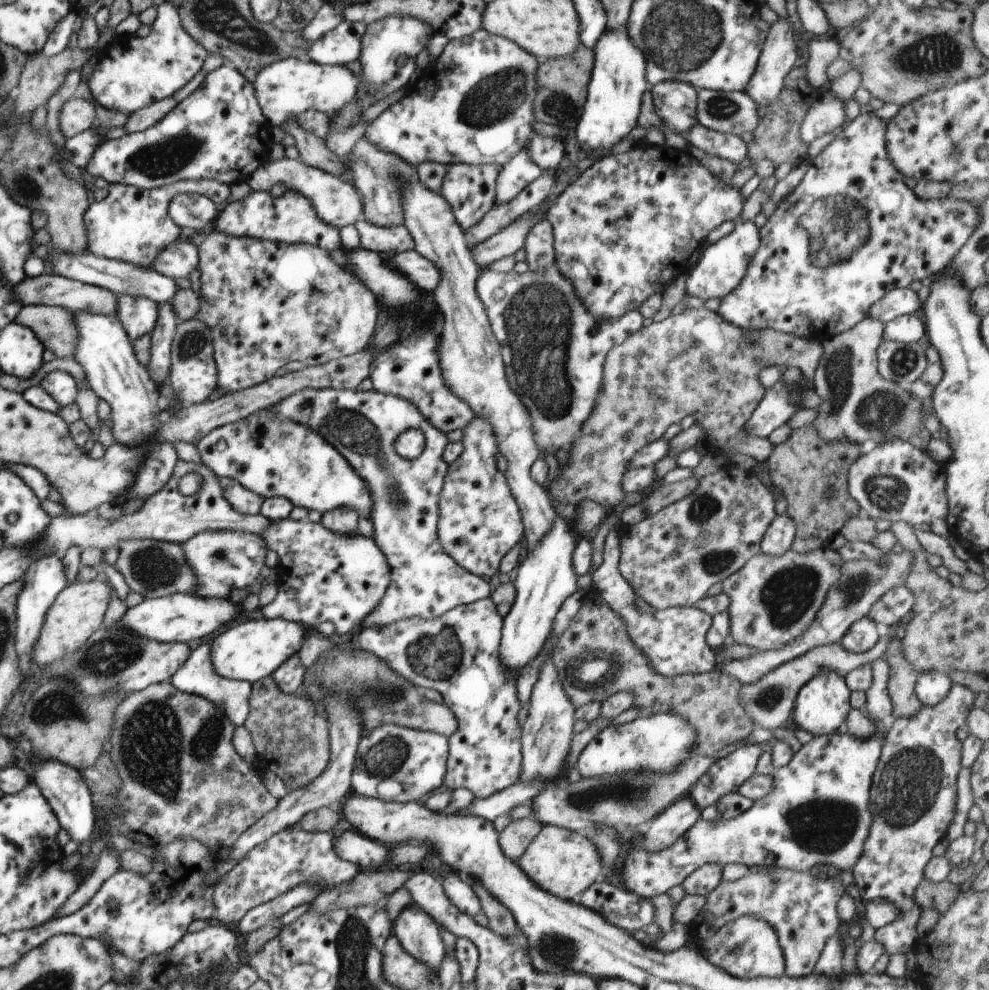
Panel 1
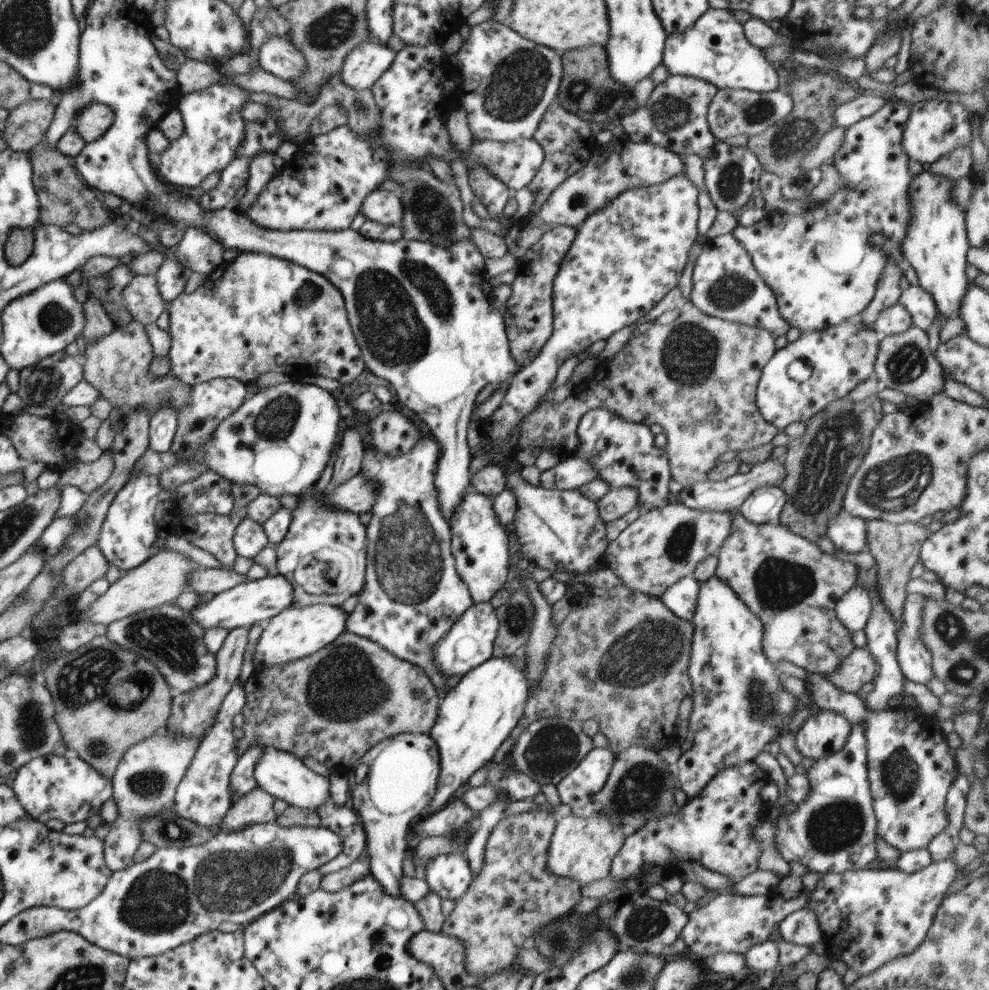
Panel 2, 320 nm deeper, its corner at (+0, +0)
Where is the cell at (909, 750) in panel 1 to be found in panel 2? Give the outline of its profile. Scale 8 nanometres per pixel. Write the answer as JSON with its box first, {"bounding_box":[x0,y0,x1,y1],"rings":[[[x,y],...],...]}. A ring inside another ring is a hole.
{"bounding_box":[805,673,958,853],"rings":[[[808,673],[805,692],[821,711],[832,711],[843,716],[851,725],[863,722],[867,740],[867,776],[873,798],[873,809],[877,820],[877,834],[900,853],[912,849],[926,849],[930,841],[947,825],[945,800],[947,792],[958,775],[956,749],[949,743],[948,736],[940,723],[932,716],[927,717],[919,708],[888,707],[871,711],[862,705],[856,693],[844,692],[827,675]]]}

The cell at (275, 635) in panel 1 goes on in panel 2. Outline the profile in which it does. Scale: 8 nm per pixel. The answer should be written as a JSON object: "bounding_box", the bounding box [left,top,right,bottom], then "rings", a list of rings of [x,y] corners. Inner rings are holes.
{"bounding_box":[254,604,348,669],"rings":[[[315,604],[307,607],[294,607],[283,610],[264,624],[254,654],[254,666],[261,669],[295,661],[328,646],[346,632],[348,613],[339,606]]]}

